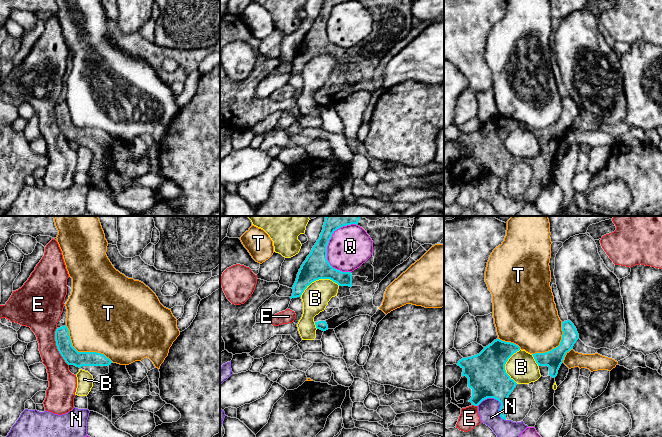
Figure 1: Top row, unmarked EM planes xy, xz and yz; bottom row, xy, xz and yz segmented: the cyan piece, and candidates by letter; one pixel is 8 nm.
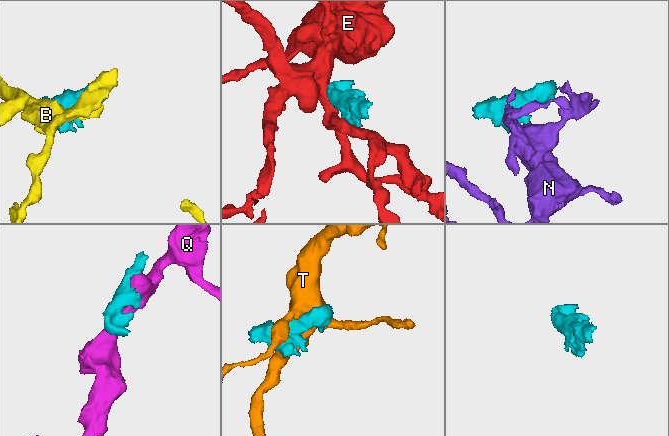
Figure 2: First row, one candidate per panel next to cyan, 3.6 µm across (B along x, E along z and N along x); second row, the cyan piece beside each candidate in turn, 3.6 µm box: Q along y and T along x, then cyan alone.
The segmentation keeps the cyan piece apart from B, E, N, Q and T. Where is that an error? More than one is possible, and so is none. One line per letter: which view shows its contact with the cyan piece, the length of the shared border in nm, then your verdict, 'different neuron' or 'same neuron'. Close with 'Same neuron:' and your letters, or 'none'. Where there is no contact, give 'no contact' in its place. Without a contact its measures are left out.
B: contact in xz; length 340 nm; different neuron
E: contact in xy; length 320 nm; different neuron
N: contact in yz; length 260 nm; different neuron
Q: contact in xz; length 400 nm; different neuron
T: contact in xy; length 500 nm; different neuron
Same neuron: none

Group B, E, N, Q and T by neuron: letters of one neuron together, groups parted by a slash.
B / E / N / Q / T

